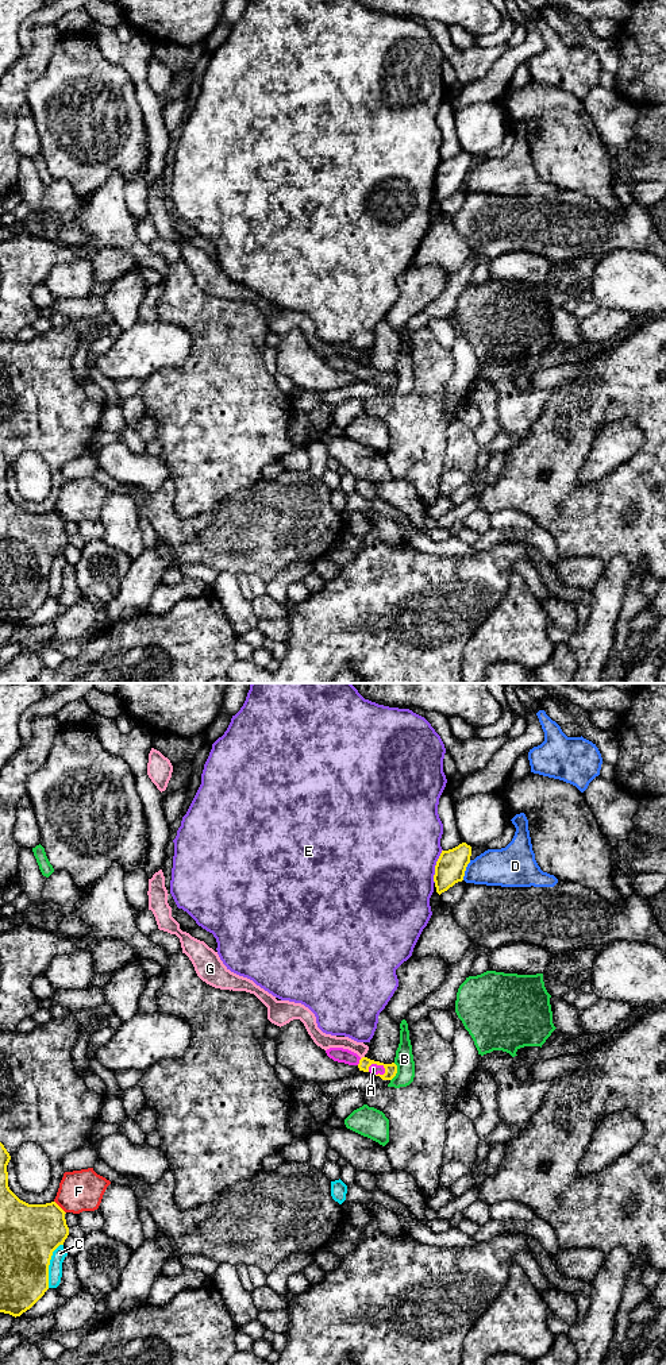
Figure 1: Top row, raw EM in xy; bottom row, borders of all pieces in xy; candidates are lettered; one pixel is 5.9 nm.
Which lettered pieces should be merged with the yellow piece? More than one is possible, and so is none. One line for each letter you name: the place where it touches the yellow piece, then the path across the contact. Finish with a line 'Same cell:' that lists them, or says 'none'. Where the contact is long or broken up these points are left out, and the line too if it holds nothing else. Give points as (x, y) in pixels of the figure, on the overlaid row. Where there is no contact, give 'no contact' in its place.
A: contact xy (374, 1063); way xy (391, 1069), (385, 1069), (374, 1063), (373, 1068)
Same cell: A

